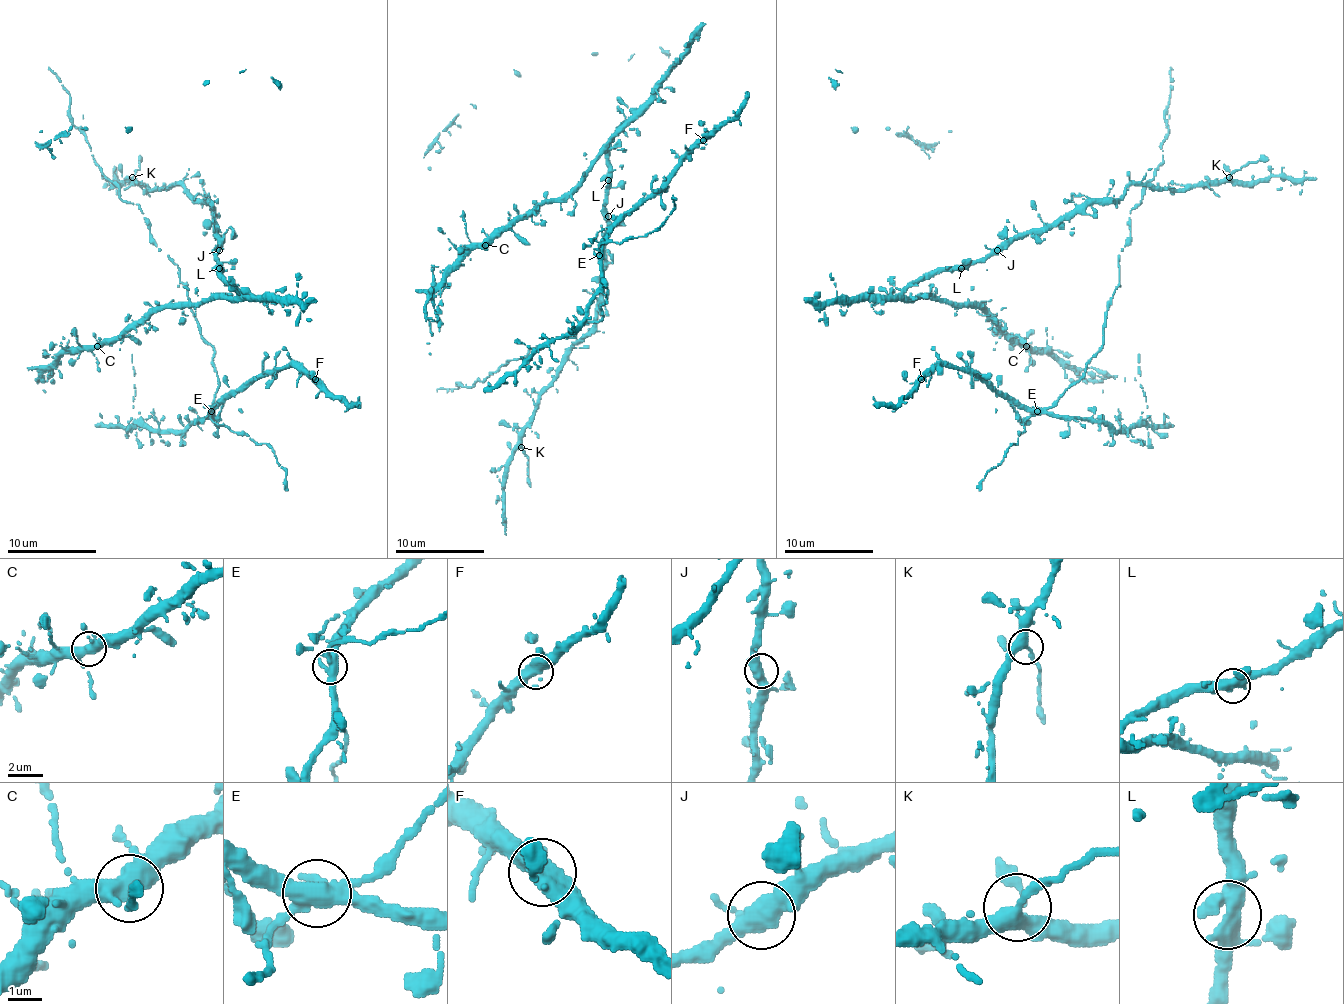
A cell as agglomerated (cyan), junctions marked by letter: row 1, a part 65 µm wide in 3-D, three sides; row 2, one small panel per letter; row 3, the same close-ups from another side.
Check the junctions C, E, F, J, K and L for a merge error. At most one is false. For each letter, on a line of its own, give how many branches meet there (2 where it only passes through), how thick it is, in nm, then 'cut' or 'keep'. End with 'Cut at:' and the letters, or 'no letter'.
C: 4 branches meet; 400 nm thick; keep
E: 4 branches meet; 420 nm thick; keep
F: 4 branches meet; 400 nm thick; keep
J: 3 branches meet; 400 nm thick; keep
K: 4 branches meet; 340 nm thick; keep
L: 4 branches meet; 380 nm thick; keep
Cut at: no letter

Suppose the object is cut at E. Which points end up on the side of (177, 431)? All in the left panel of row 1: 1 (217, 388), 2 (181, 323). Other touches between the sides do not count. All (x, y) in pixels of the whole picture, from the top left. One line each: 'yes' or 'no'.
1: no
2: yes

